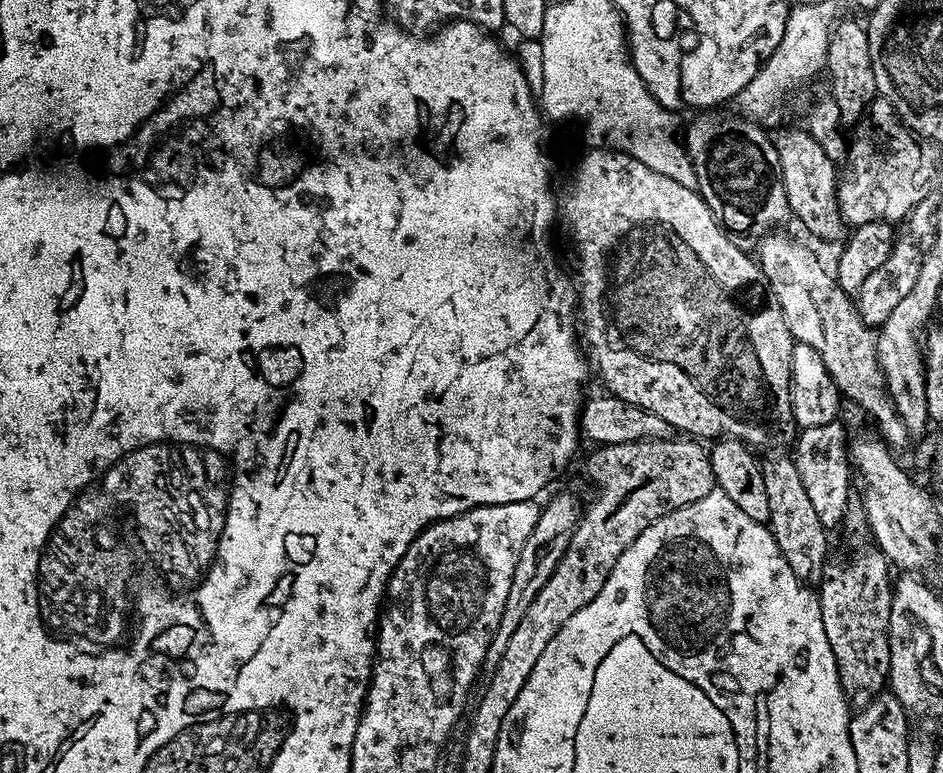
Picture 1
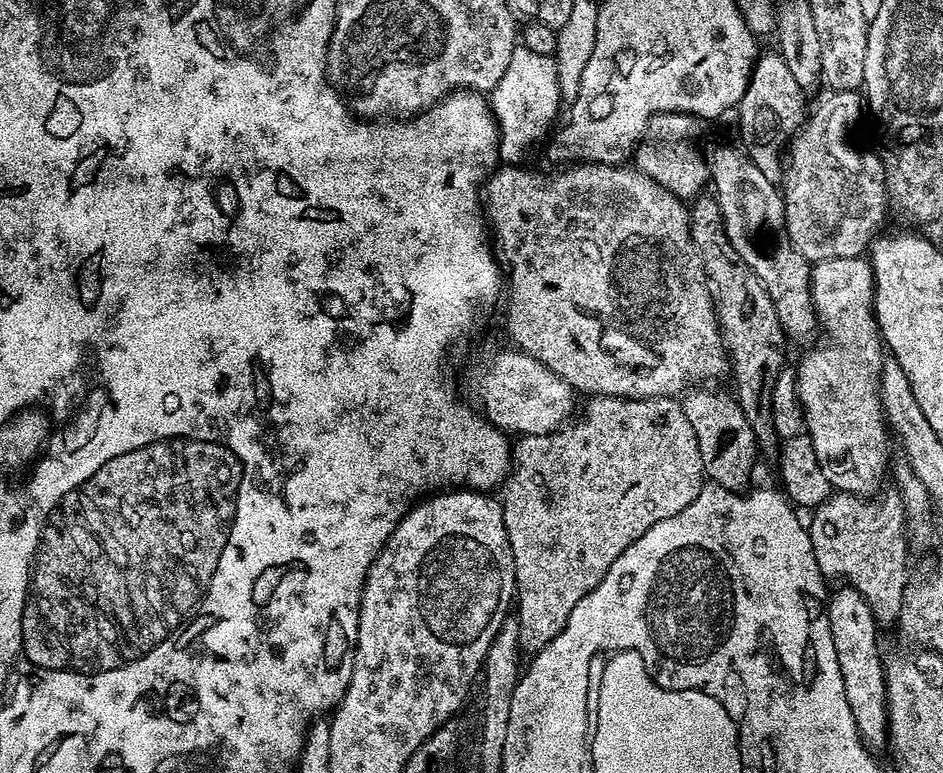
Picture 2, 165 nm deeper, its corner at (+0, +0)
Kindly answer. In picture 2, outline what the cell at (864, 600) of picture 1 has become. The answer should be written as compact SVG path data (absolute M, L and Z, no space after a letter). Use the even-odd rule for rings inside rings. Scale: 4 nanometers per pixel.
M895 490L883 492L884 491L881 491L875 498L852 496L849 492L836 492L835 494L829 496L827 502L821 504L819 508L815 509L815 511L811 513L812 525L809 523L806 528L806 539L812 543L812 559L820 568L821 577L828 579L829 576L832 580L840 580L836 582L843 582L847 585L847 587L856 590L858 594L862 594L862 598L866 598L866 602L870 606L870 610L876 616L877 625L880 626L884 626L884 624L895 625L897 621L899 621L900 611L904 605L904 592L910 583L910 575L908 576L908 539L910 539L910 533L906 527L904 503L902 502L899 492Z

